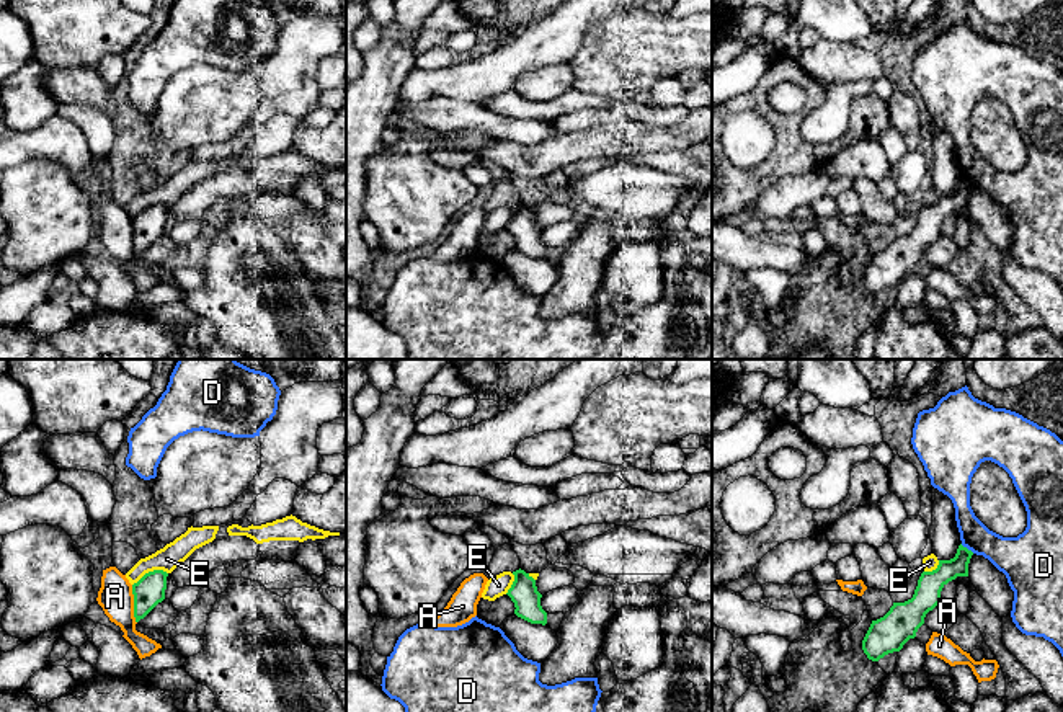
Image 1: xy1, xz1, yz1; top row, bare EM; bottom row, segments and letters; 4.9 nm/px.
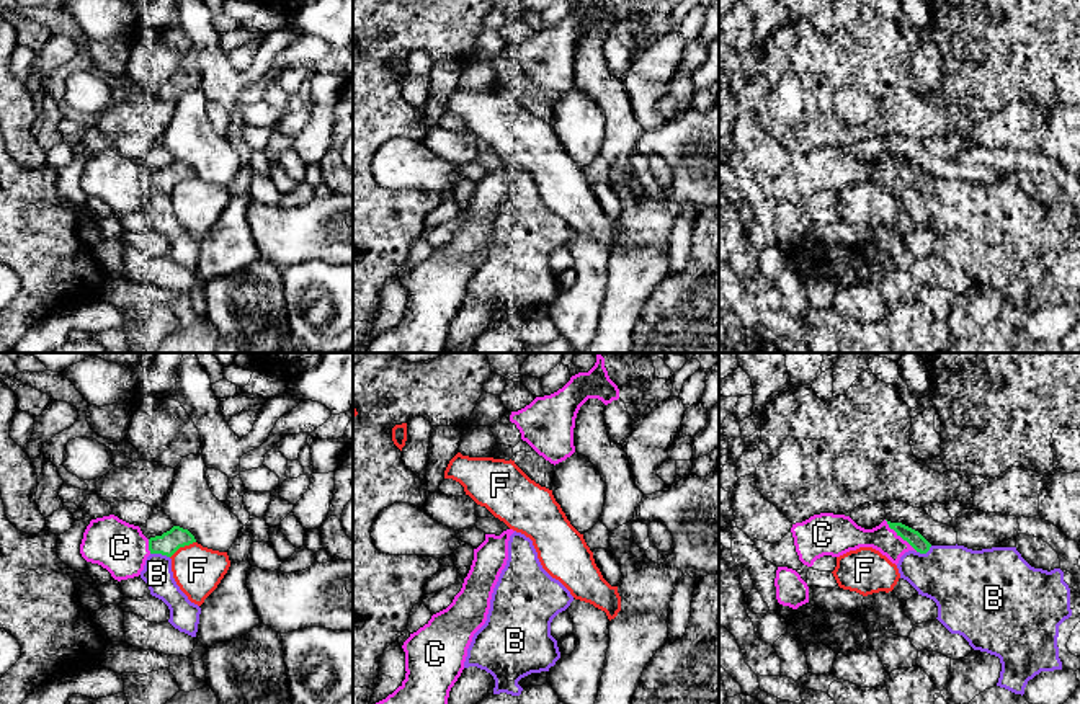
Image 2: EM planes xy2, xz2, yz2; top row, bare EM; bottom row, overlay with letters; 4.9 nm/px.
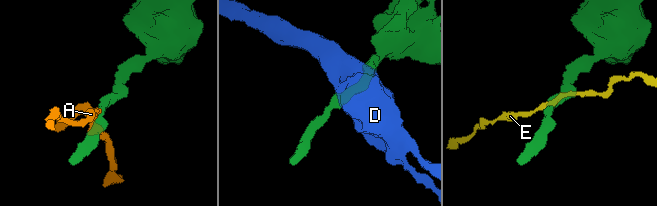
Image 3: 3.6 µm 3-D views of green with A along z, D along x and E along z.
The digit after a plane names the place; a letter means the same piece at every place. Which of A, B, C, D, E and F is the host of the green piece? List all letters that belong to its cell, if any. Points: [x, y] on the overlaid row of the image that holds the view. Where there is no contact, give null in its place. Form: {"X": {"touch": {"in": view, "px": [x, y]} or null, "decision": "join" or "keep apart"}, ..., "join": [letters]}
{"A": {"touch": {"in": "xy1", "px": [134, 605]}, "decision": "keep apart"}, "B": {"touch": {"in": "xy2", "px": [160, 552]}, "decision": "join"}, "C": {"touch": {"in": "yz2", "px": [901, 536]}, "decision": "keep apart"}, "D": {"touch": {"in": "yz1", "px": [965, 547]}, "decision": "keep apart"}, "E": {"touch": {"in": "xy1", "px": [149, 572]}, "decision": "keep apart"}, "F": {"touch": {"in": "xy2", "px": [182, 546]}, "decision": "keep apart"}, "join": ["B"]}

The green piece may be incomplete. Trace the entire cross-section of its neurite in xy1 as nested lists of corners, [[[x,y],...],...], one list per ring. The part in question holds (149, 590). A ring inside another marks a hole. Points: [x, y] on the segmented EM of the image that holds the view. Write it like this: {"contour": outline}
{"contour": [[[153,570],[132,585],[136,622],[144,619],[158,603],[165,599],[167,576],[167,572]]]}

